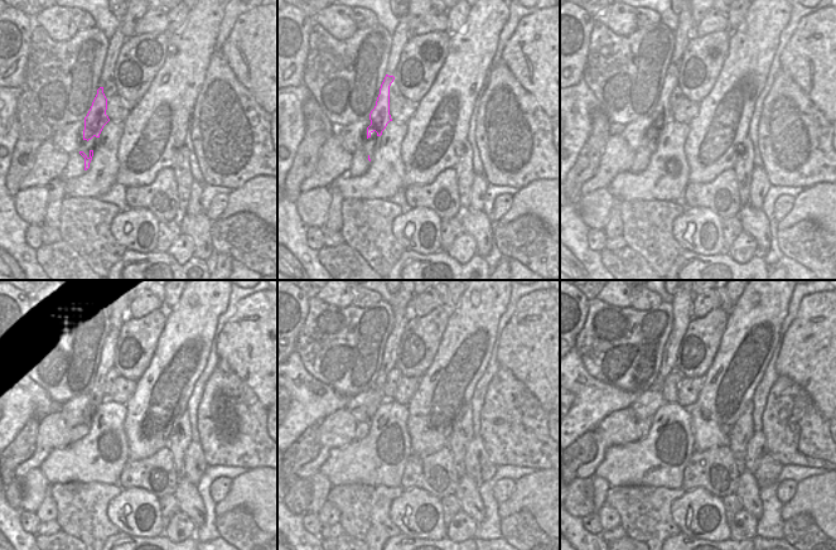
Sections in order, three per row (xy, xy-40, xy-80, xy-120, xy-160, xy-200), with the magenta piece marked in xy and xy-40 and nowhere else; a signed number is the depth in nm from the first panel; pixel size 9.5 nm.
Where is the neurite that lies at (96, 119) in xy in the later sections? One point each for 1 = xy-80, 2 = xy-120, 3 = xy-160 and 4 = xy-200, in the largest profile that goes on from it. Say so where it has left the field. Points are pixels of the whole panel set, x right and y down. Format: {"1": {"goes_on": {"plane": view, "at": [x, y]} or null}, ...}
{"1": {"goes_on": {"plane": "xy-80", "at": [662, 115]}}, "2": {"goes_on": {"plane": "xy-120", "at": [106, 360]}}, "3": {"goes_on": {"plane": "xy-160", "at": [388, 358]}}, "4": {"goes_on": {"plane": "xy-200", "at": [682, 305]}}}

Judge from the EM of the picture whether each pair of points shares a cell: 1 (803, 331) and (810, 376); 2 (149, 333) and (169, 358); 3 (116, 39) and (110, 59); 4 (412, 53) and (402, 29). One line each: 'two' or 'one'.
1: one
2: two
3: one
4: two

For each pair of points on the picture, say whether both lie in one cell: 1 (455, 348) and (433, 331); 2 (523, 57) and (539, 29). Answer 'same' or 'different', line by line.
1: different
2: same

